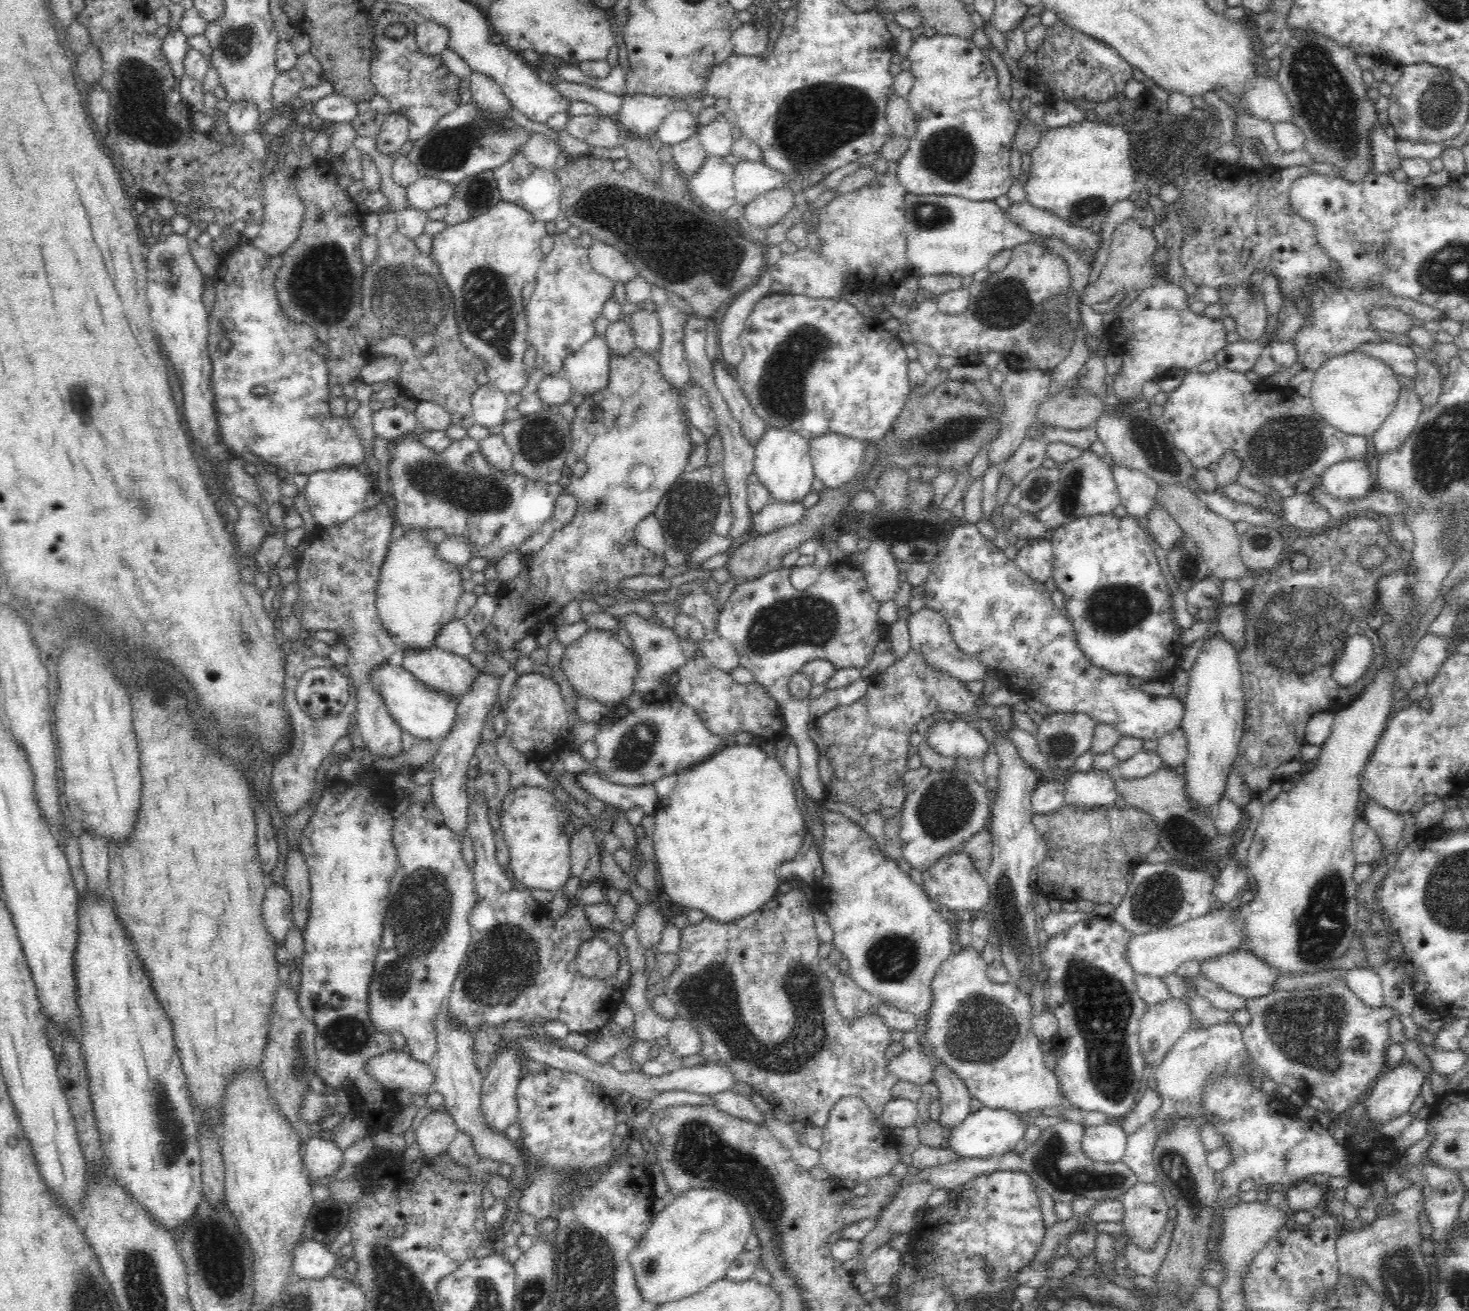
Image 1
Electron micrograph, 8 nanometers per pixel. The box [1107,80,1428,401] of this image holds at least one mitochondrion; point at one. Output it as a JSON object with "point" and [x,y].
{"point":[1184,139]}

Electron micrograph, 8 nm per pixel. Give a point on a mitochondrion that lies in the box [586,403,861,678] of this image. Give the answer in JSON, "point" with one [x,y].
{"point":[802,619]}

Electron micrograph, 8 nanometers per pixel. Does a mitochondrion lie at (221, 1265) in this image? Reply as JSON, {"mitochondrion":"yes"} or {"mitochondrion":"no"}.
{"mitochondrion":"yes"}

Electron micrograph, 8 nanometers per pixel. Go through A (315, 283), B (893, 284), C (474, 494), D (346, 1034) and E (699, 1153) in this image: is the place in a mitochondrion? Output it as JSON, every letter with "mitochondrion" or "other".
{"A":"mitochondrion","B":"other","C":"mitochondrion","D":"mitochondrion","E":"mitochondrion"}

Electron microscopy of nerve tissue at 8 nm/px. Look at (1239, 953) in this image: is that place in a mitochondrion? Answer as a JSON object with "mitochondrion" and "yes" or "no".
{"mitochondrion":"no"}

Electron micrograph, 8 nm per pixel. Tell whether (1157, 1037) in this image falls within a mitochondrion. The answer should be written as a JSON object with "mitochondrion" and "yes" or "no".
{"mitochondrion":"no"}

